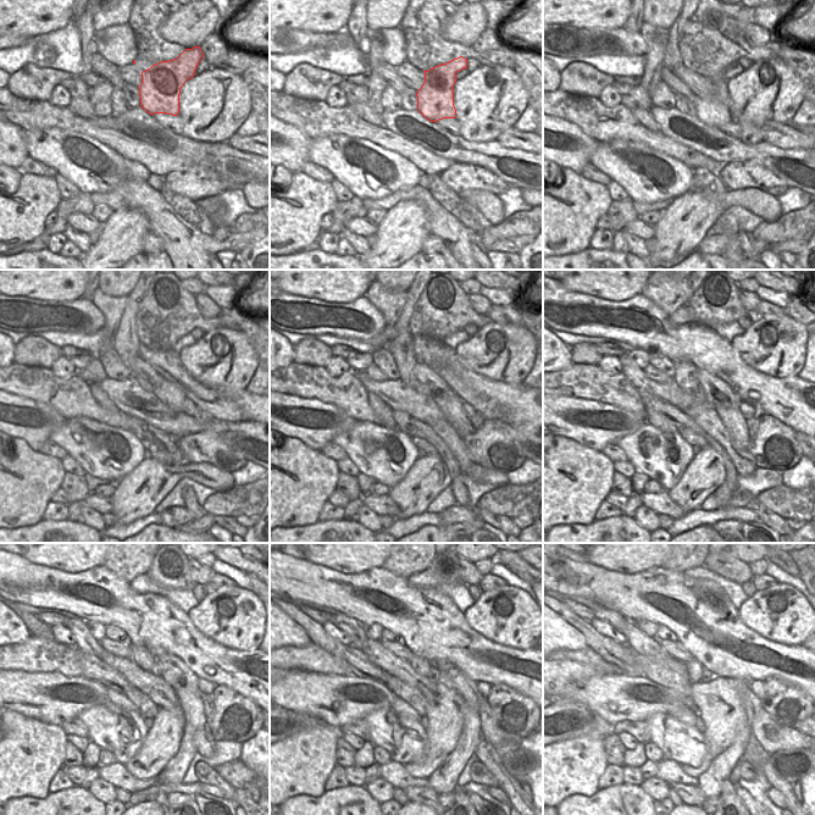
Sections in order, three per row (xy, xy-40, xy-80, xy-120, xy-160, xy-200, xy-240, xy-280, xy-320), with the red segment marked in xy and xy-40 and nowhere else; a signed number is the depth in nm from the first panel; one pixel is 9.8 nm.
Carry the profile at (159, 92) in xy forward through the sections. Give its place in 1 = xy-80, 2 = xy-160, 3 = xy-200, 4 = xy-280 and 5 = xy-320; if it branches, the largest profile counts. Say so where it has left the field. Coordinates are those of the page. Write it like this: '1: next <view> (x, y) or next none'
1: next xy-80 (713, 112)
2: next xy-160 (448, 403)
3: next xy-200 (731, 417)
4: next xy-280 (444, 779)
5: next xy-320 (710, 782)

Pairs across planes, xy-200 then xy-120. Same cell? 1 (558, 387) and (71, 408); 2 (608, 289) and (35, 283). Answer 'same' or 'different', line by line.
1: same
2: same

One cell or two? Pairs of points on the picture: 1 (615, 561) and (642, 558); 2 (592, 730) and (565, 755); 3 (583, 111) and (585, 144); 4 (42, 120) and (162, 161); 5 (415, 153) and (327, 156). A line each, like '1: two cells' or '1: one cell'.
1: one cell
2: two cells
3: two cells
4: one cell
5: two cells

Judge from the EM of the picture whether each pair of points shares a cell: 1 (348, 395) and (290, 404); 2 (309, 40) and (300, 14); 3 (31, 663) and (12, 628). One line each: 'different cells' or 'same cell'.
1: different cells
2: different cells
3: different cells

